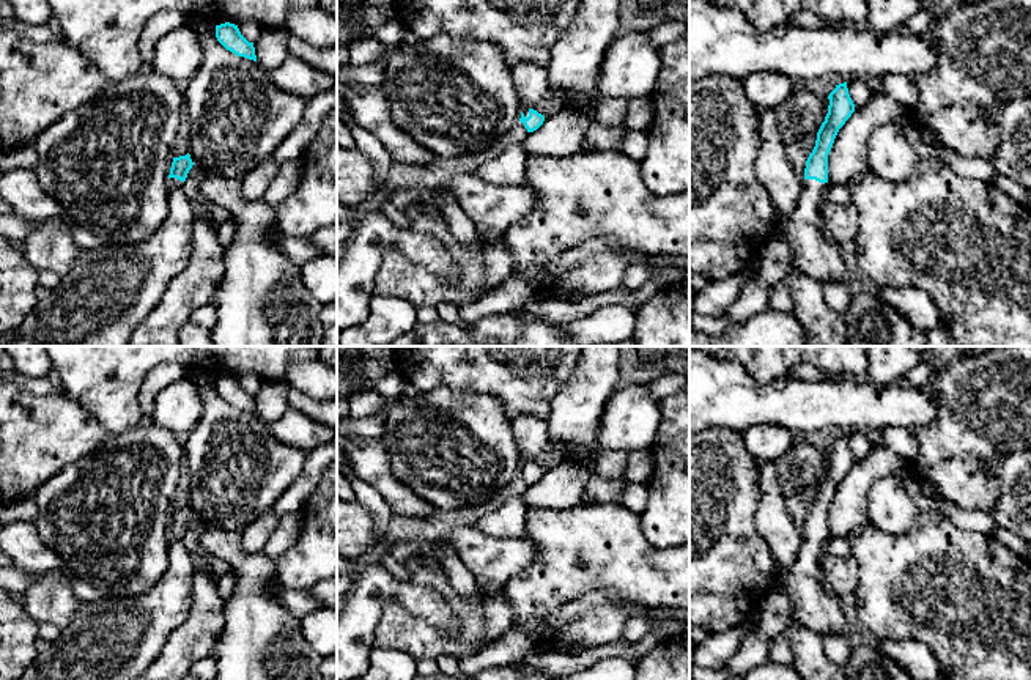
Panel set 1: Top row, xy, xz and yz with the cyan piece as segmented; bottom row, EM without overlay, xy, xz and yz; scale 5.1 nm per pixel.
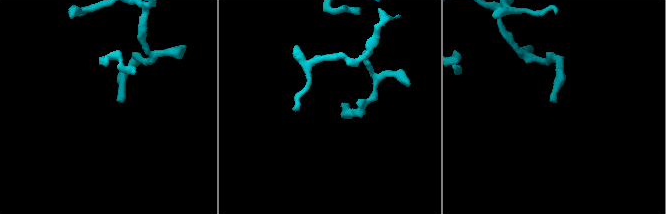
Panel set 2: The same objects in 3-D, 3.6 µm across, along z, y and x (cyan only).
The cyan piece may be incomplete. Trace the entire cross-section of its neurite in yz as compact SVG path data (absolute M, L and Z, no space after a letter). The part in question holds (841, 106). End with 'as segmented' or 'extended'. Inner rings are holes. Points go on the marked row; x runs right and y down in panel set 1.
M847 82L836 85L828 99L828 113L806 161L803 192L785 228L785 239L793 250L793 266L822 285L830 280L847 280L841 246L823 230L819 205L823 184L828 183L828 154L839 129L855 112Z; extended

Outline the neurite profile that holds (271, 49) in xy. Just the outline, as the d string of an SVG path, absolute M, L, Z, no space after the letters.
M263 27L260 38L253 42L257 63L268 72L279 68L288 57L291 33L286 27Z

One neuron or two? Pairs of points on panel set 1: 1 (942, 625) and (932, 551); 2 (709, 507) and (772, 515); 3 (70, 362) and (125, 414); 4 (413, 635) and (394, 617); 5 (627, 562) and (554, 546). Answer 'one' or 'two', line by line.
1: one
2: two
3: one
4: one
5: one

